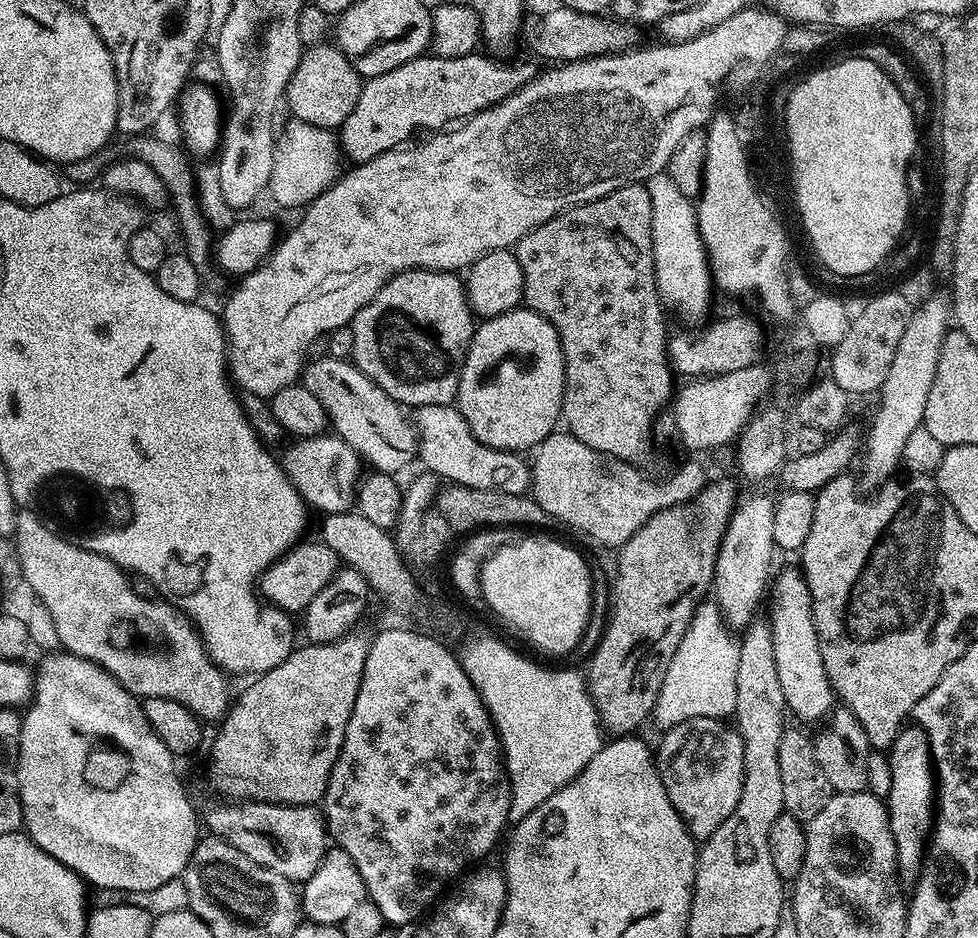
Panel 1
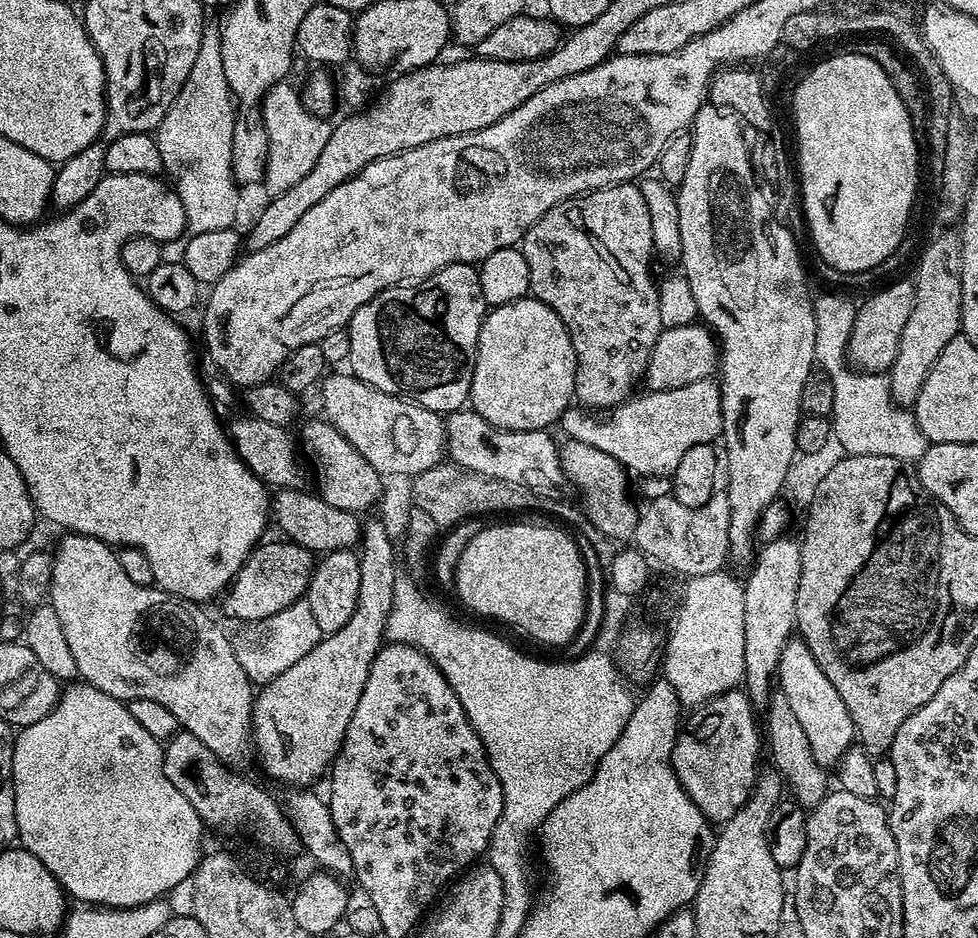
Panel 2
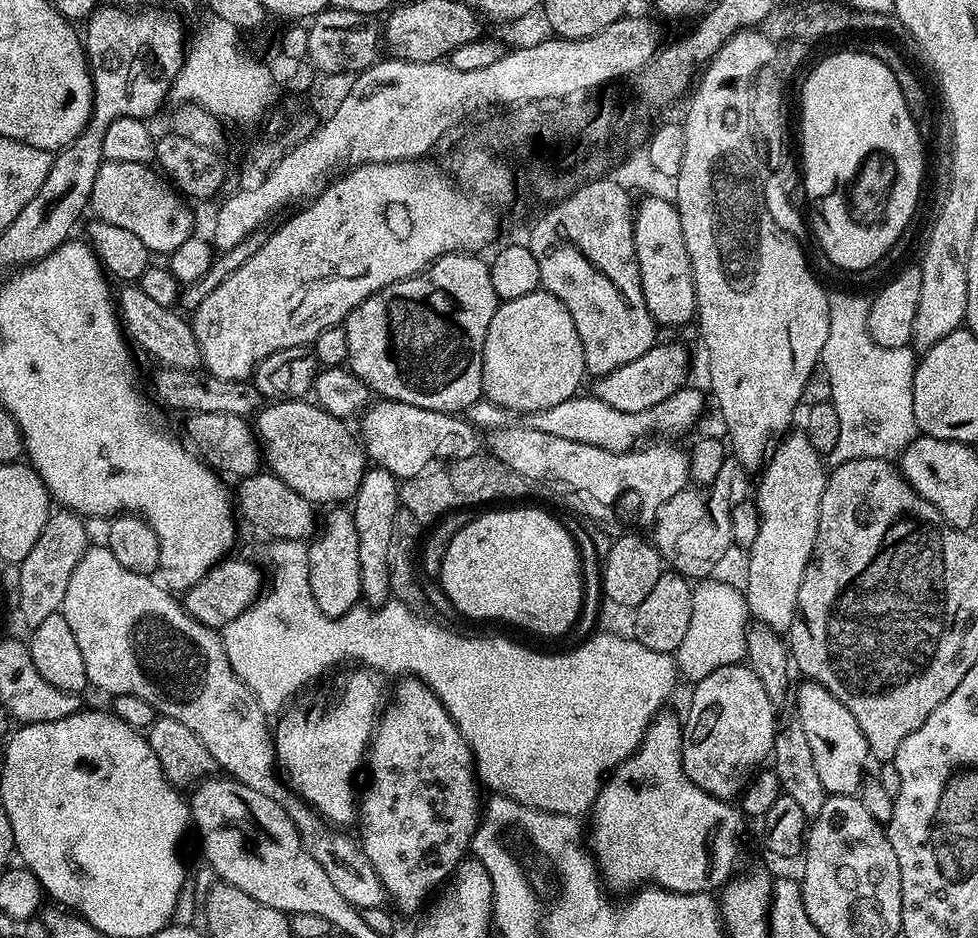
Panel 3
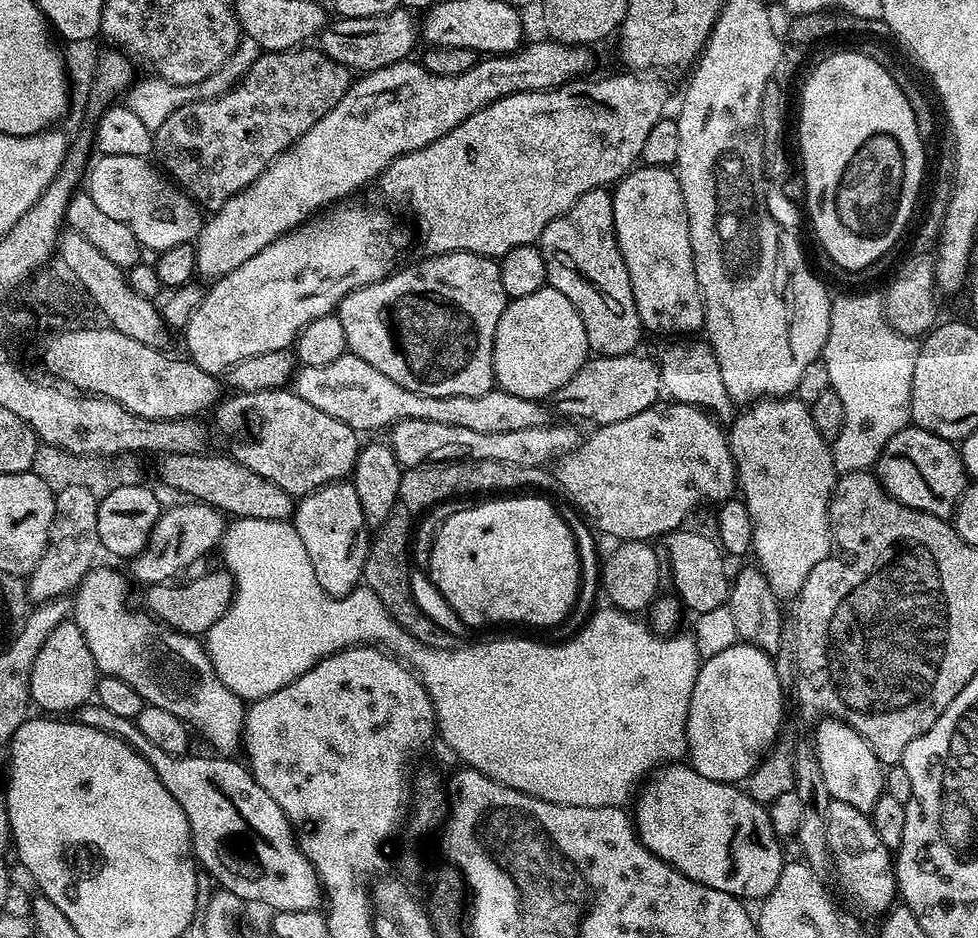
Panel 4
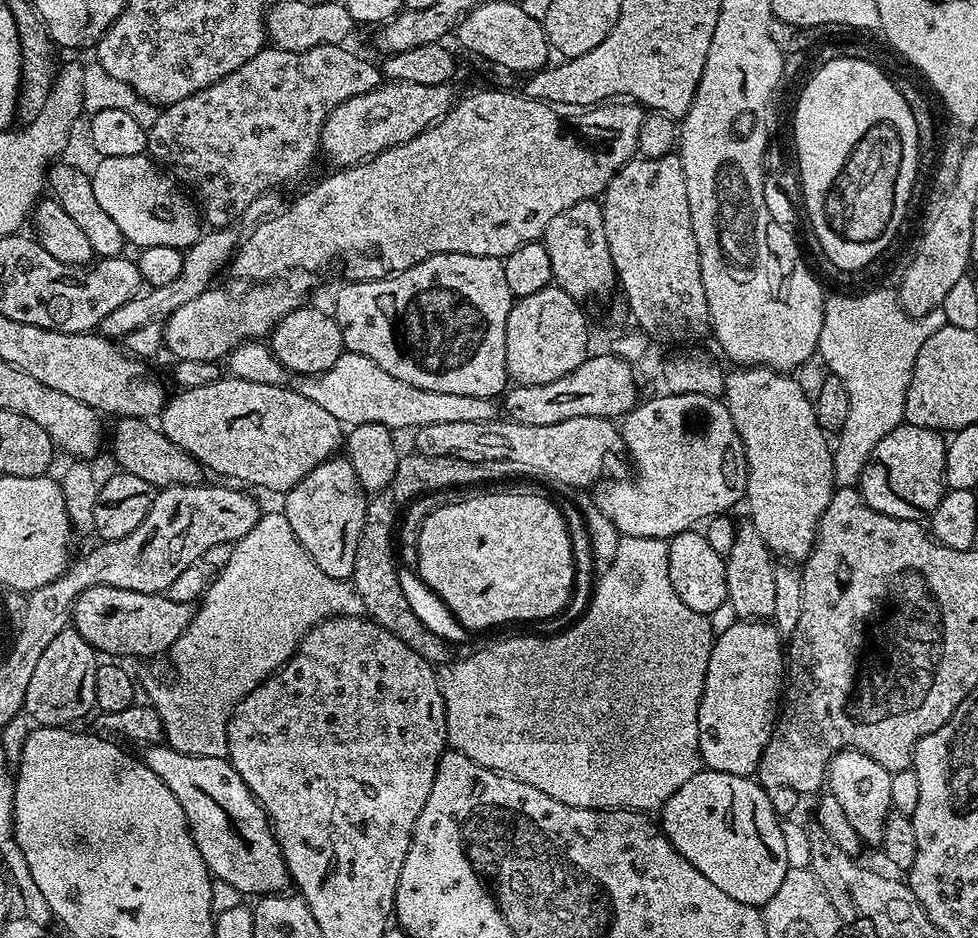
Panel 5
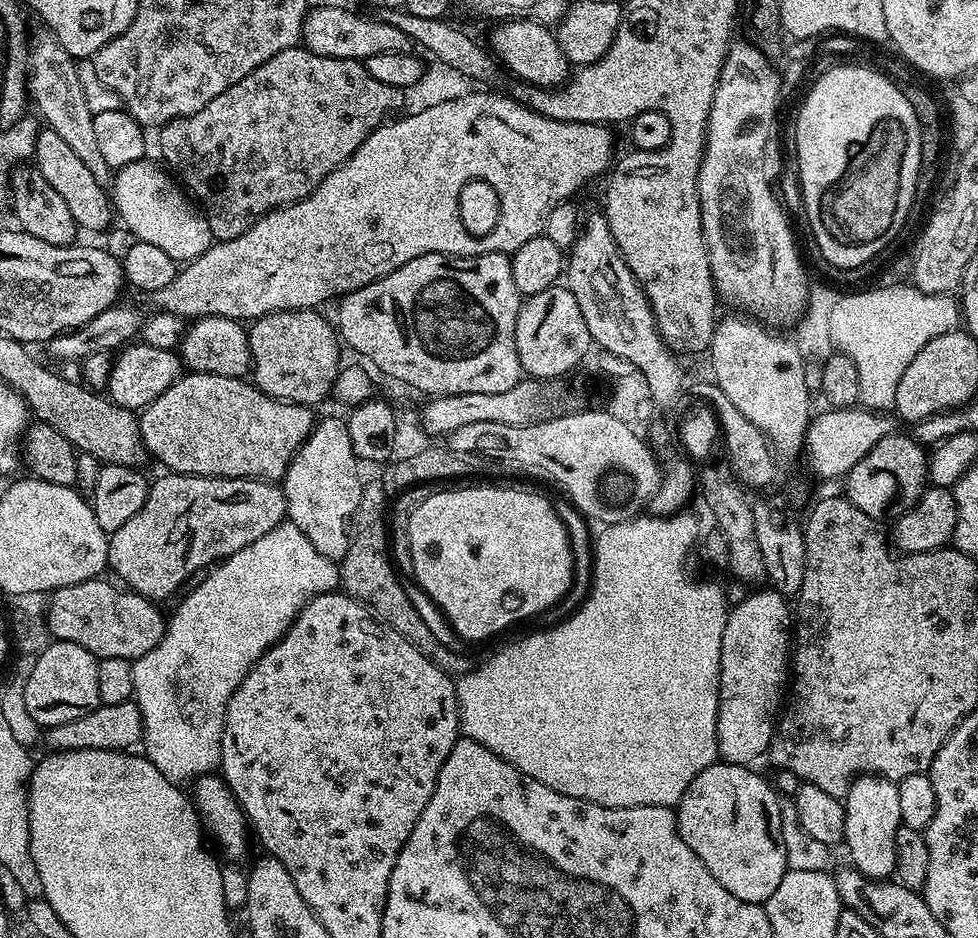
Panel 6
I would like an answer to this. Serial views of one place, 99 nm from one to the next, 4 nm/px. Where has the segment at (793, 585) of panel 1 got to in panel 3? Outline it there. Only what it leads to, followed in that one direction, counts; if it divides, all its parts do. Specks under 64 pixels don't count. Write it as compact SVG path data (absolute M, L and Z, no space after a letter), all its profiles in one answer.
M804 680L801 685L801 688L797 692L795 689L794 692L795 719L806 734L806 742L810 742L810 754L814 757L814 770L818 774L818 779L822 781L825 792L833 796L857 795L861 784L866 779L864 763L869 763L870 753L858 722L854 722L854 714L850 714L850 710L846 710L846 706L842 706L842 702L838 702L838 698L834 698L834 694L830 694L830 690L826 690L826 686L815 684L813 680Z

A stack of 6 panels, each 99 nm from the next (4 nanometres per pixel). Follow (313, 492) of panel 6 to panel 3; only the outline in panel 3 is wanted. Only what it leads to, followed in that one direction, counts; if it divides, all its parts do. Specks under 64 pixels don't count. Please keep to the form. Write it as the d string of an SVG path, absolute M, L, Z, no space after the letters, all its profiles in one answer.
M332 506L325 512L328 513L325 516L323 513L323 527L307 545L308 577L314 602L318 602L318 610L322 610L322 614L327 616L341 616L357 607L362 600L362 570L358 566L358 530L354 530L354 518L347 507Z

